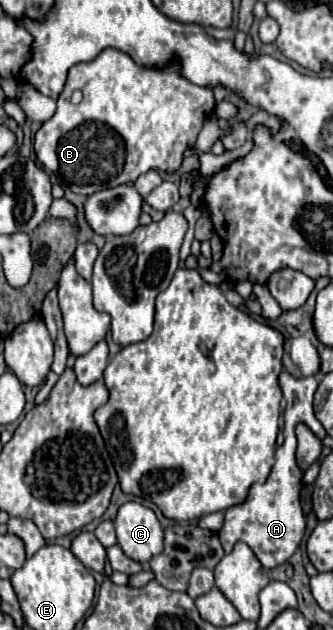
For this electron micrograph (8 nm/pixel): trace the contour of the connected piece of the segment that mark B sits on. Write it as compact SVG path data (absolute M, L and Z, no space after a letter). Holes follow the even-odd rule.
M107 47L91 63L79 63L69 71L67 85L57 99L55 115L35 133L35 153L63 187L69 187L73 193L93 195L109 187L131 183L151 169L175 173L181 167L185 149L195 145L213 109L213 89L193 85L181 77L181 65L177 61L171 61L165 69L139 67L127 53ZM77 89L83 93L83 101L73 105L71 95Z

